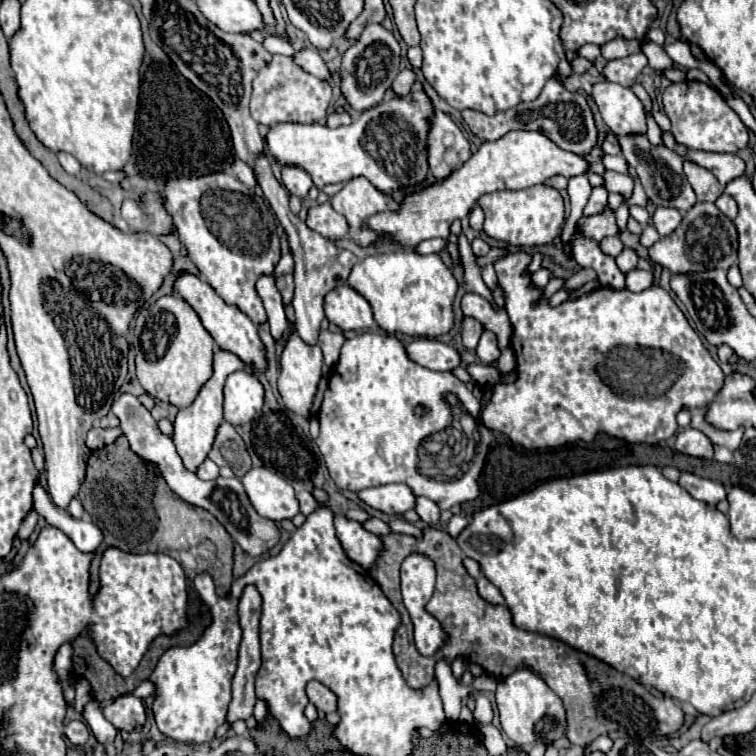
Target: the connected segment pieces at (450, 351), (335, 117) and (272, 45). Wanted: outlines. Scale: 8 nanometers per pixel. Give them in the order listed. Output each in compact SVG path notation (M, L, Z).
M413 339L405 343L407 357L433 371L451 371L459 365L459 355L453 347L435 339Z
M331 113L327 117L327 127L341 127L341 125L351 125L353 119L349 117L349 113Z
M265 37L263 47L265 47L269 53L281 53L281 55L289 55L289 57L295 57L295 55L297 55L297 51L291 47L291 43L281 41L279 37Z

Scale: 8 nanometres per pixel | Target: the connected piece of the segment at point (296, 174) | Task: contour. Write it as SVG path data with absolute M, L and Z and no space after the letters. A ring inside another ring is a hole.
M283 167L281 169L281 183L283 187L291 193L291 195L297 195L297 197L305 197L309 193L309 189L313 187L313 181L311 177L303 171L303 169L297 169L297 167Z

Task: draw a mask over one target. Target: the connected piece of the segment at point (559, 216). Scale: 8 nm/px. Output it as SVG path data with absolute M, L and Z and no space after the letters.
M543 183L523 191L495 191L481 197L479 207L485 211L483 231L507 245L543 245L551 243L563 229L563 199L557 189Z

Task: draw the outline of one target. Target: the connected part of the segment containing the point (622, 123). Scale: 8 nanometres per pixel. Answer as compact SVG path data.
M601 81L593 85L593 99L603 121L615 135L645 135L645 113L637 95L623 85Z

